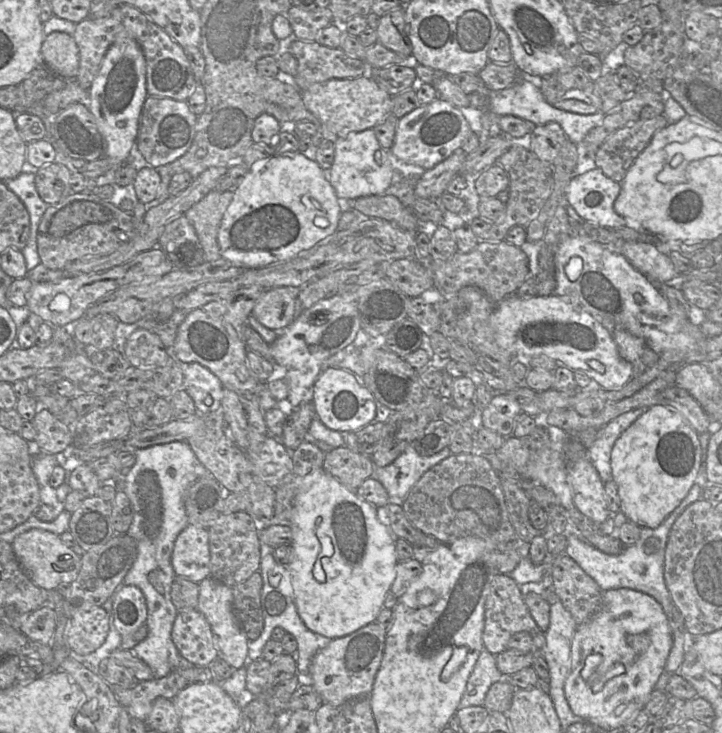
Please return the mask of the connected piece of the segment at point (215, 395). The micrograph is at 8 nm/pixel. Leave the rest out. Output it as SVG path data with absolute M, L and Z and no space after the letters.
M197 362L182 363L184 390L192 398L198 413L221 410L223 385L206 367Z

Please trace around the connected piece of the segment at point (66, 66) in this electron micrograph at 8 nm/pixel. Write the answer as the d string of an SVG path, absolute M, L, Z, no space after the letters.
M52 32L45 36L41 48L44 64L65 80L75 80L79 71L79 48L73 36Z

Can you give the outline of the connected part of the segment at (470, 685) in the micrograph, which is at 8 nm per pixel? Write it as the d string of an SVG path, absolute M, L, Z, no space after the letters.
M485 648L481 651L468 678L459 708L483 706L491 685L501 681L502 673L497 668L495 656Z

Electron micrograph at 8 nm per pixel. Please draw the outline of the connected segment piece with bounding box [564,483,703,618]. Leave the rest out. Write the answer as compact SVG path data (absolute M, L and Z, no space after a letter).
M694 483L679 506L658 527L641 527L638 541L633 545L625 546L624 550L618 555L606 554L569 533L564 533L567 538L565 554L570 556L586 574L593 578L602 591L629 588L647 593L662 606L667 617L672 618L672 599L664 579L666 545L672 525L686 507L701 498L702 491L702 487Z

